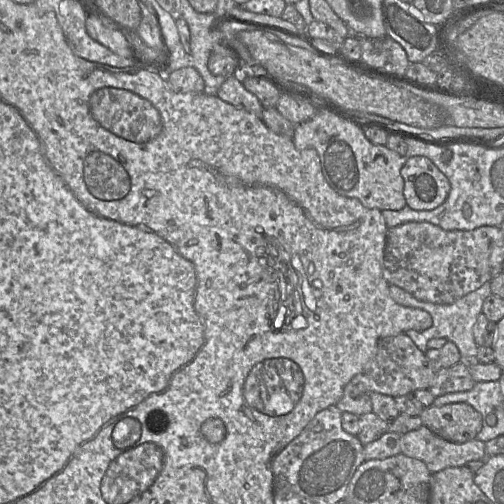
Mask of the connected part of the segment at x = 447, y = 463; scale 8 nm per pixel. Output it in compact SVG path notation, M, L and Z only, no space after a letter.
M424 425L402 435L401 453L423 461L432 473L448 467L464 466L470 461L486 460L485 442L473 439L453 443Z

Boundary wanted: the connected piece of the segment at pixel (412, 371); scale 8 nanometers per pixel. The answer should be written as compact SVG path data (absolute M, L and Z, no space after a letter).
M406 333L386 337L378 343L375 356L346 385L342 398L336 406L342 412L350 412L357 416L372 412L371 398L367 393L353 397L352 392L358 385L366 387L367 391L378 392L392 397L413 393L419 389L429 389L435 379L436 372L430 361Z

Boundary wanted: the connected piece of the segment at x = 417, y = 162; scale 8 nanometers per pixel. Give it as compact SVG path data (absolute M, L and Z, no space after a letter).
M413 156L401 168L403 194L413 210L432 210L448 197L451 186L447 177L425 156Z

